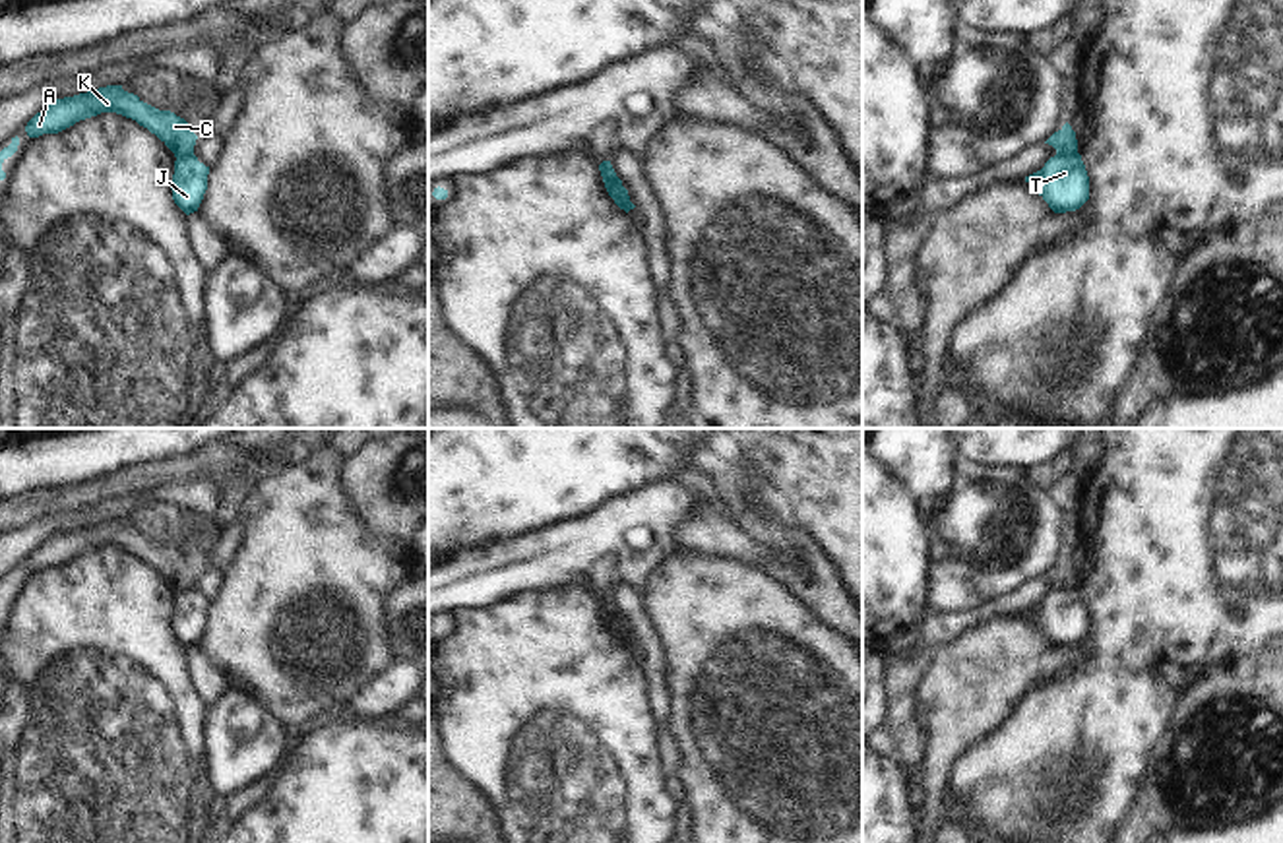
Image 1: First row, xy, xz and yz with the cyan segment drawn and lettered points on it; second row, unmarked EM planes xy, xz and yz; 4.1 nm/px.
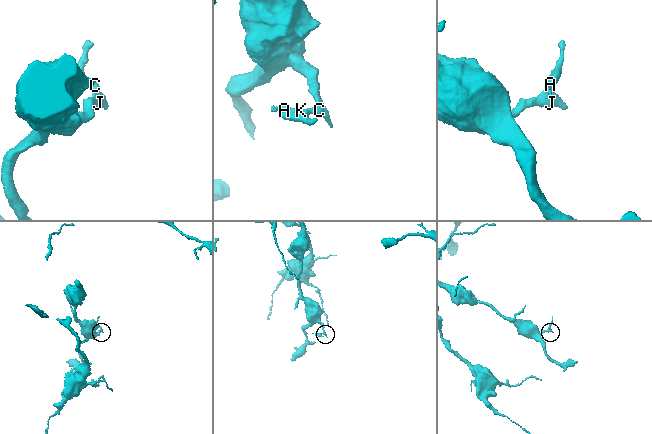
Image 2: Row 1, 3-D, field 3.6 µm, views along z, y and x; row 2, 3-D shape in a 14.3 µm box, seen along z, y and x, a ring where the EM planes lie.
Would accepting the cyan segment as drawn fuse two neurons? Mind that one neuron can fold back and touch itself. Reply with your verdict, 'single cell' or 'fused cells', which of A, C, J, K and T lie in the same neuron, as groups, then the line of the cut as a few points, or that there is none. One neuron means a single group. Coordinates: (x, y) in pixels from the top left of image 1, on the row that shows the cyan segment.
fused cells | A C K / J T | yz (1057, 152), (1076, 154)

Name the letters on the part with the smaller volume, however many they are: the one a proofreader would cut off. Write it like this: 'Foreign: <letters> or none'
Foreign: A, C, K.

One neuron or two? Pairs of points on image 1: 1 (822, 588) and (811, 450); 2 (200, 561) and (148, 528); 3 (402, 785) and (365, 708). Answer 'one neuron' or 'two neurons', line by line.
1: two neurons
2: one neuron
3: two neurons

